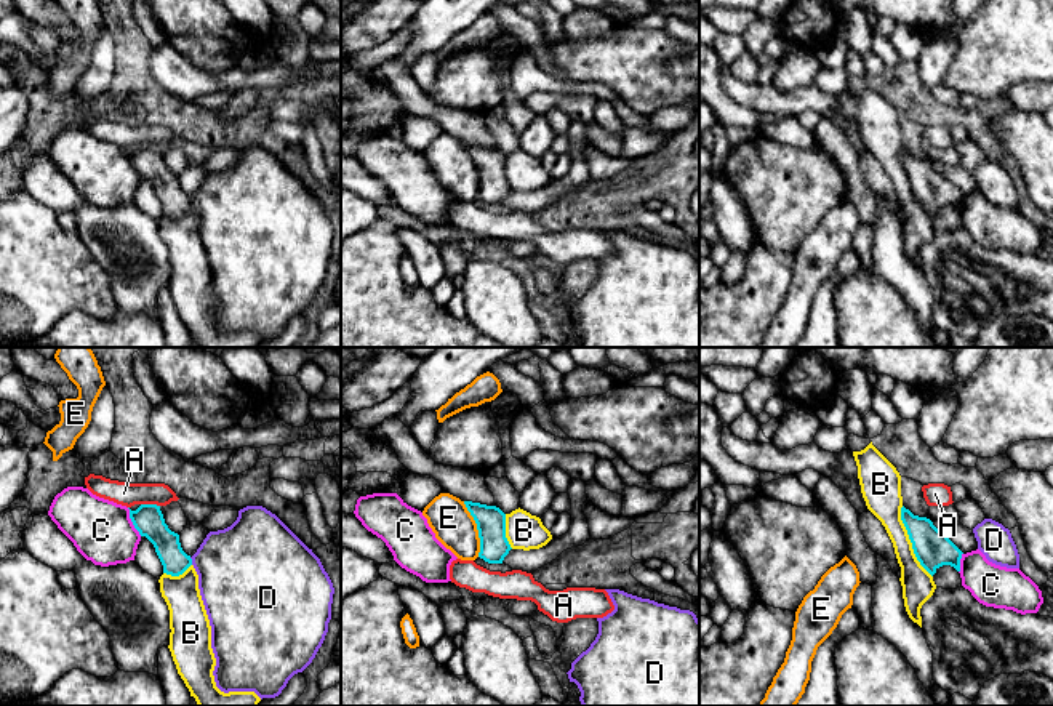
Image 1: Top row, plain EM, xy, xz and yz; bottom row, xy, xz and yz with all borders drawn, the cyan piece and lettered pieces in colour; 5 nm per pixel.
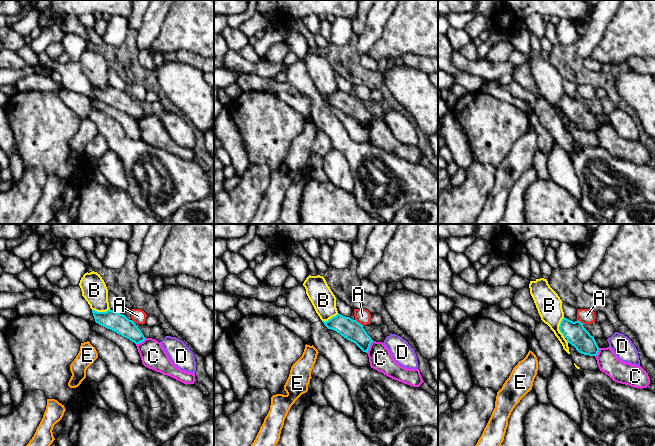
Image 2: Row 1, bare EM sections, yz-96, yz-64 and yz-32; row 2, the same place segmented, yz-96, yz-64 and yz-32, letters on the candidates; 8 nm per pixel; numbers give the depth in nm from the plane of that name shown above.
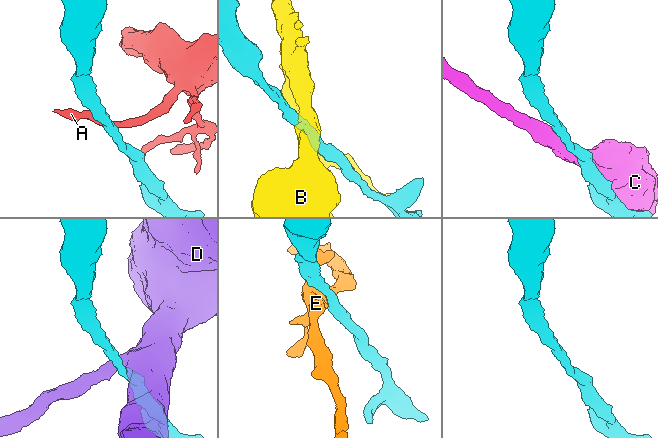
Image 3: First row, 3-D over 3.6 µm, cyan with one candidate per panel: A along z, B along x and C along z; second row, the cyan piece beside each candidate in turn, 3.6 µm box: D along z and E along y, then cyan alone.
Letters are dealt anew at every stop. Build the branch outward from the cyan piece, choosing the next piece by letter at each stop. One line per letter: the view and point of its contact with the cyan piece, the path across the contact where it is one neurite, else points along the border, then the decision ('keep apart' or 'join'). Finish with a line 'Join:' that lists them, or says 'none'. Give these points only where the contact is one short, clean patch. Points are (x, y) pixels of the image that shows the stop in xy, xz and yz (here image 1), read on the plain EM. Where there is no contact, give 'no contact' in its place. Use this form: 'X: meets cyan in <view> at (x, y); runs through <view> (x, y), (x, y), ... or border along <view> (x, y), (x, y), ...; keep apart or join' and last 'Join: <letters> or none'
A: meets cyan in xy at (151, 146); border along xy (141, 144), (156, 144), (159, 148); keep apart
B: meets cyan in yz at (911, 183); keep apart
C: meets cyan in xy at (132, 162); keep apart
D: meets cyan in xy at (191, 202); keep apart
E: meets cyan in xz at (477, 170); keep apart
Join: none

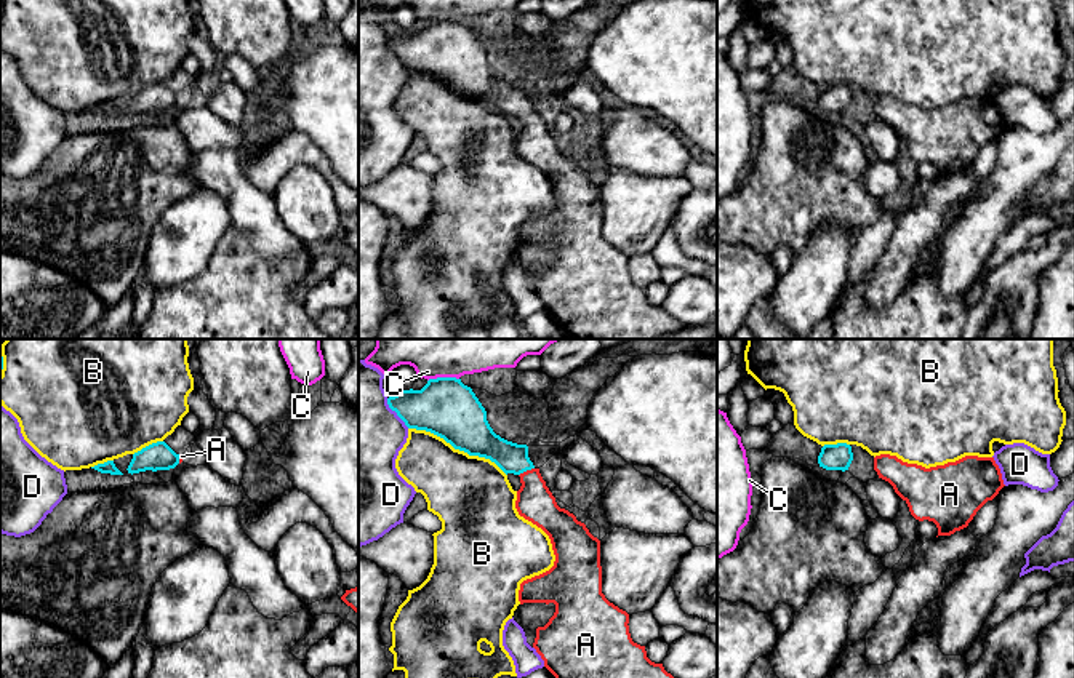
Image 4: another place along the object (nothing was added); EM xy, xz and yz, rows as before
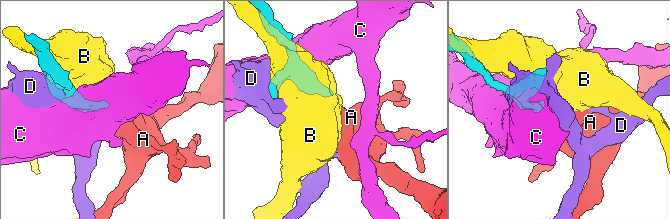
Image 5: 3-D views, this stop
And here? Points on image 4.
A: meets cyan in xz at (525, 112); runs through xz (511, 99), (525, 112), (532, 122), (535, 144); join
B: meets cyan in xz at (458, 90); keep apart
C: meets cyan in xz at (442, 19); border along xz (458, 19), (431, 19), (428, 23); keep apart
D: meets cyan in xz at (396, 53); keep apart
Join: A

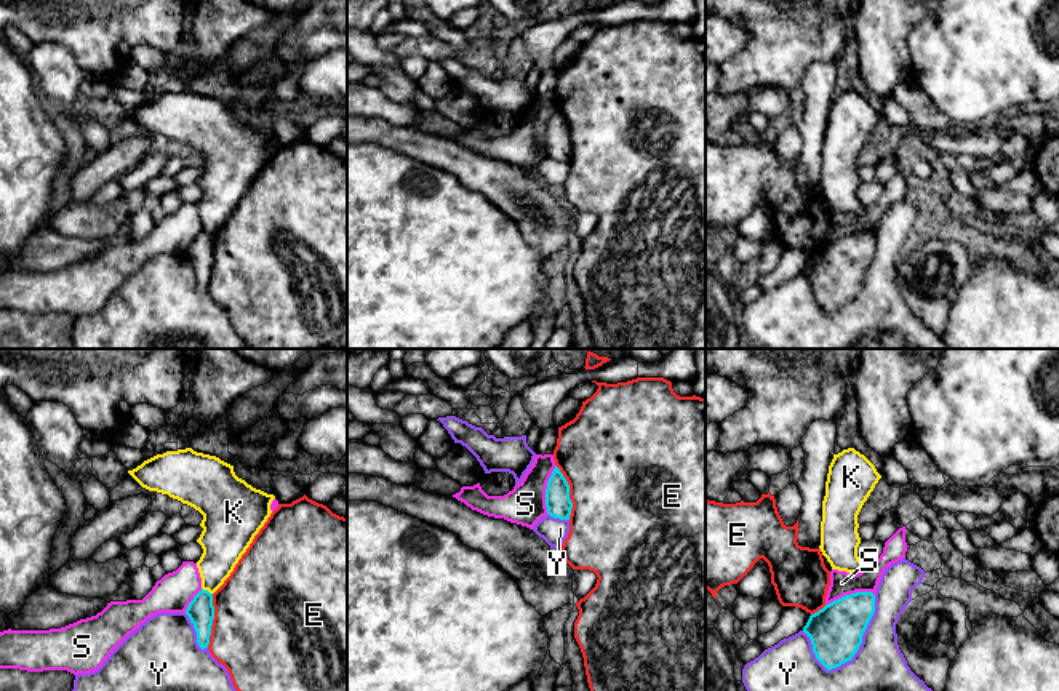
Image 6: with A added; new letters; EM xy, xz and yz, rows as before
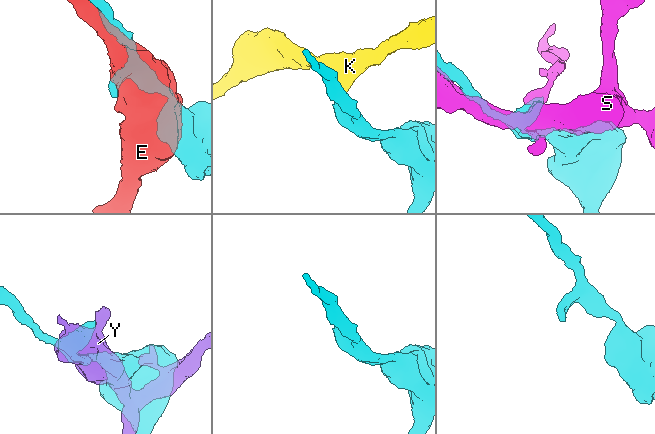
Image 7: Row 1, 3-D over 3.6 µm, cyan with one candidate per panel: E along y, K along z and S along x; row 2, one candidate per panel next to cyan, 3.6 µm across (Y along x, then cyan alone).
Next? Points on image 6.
E: meets cyan in xz at (568, 133); keep apart
K: meets cyan in xy at (207, 232); border along xy (202, 229), (211, 235); keep apart
S: meets cyan in xz at (546, 131); keep apart
Y: meets cyan in yz at (861, 280); keep apart
Join: none

